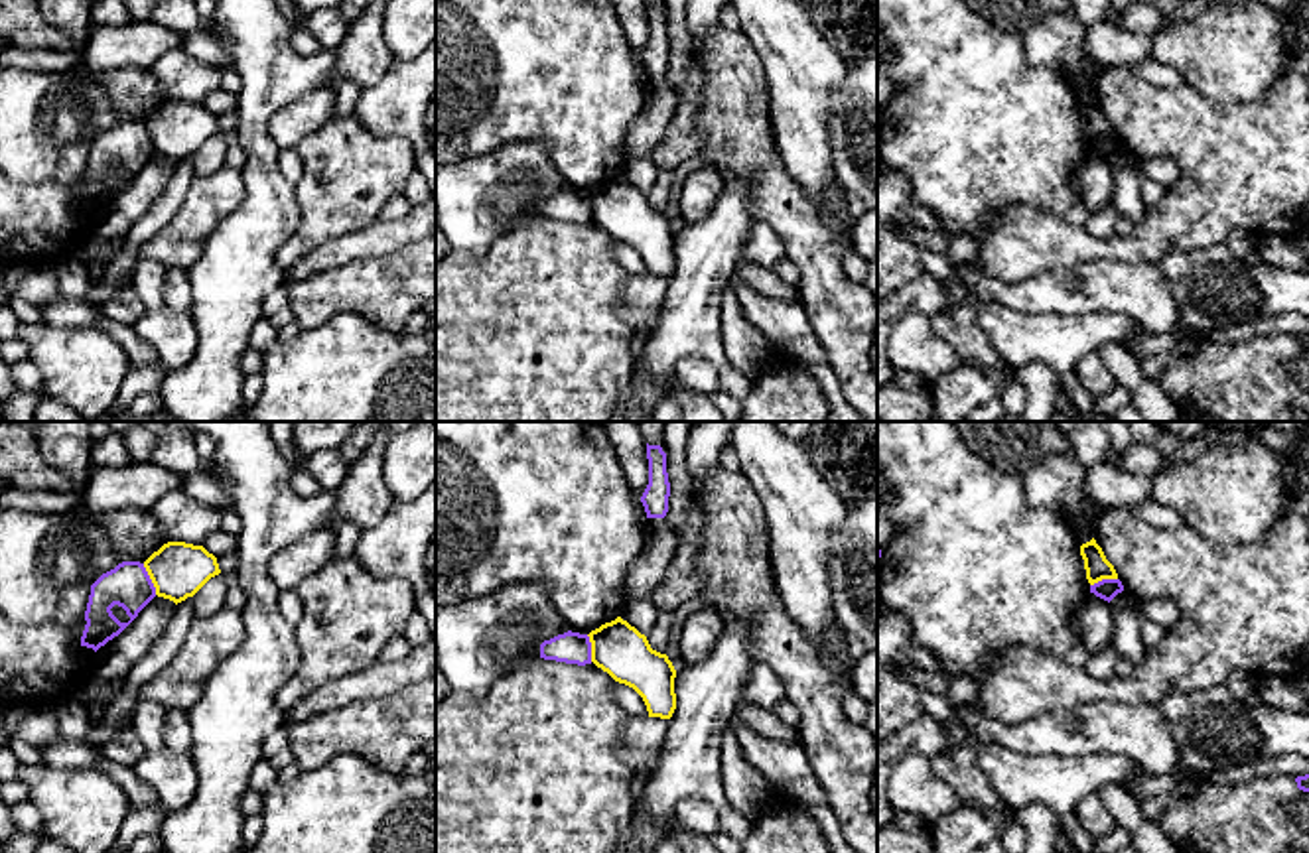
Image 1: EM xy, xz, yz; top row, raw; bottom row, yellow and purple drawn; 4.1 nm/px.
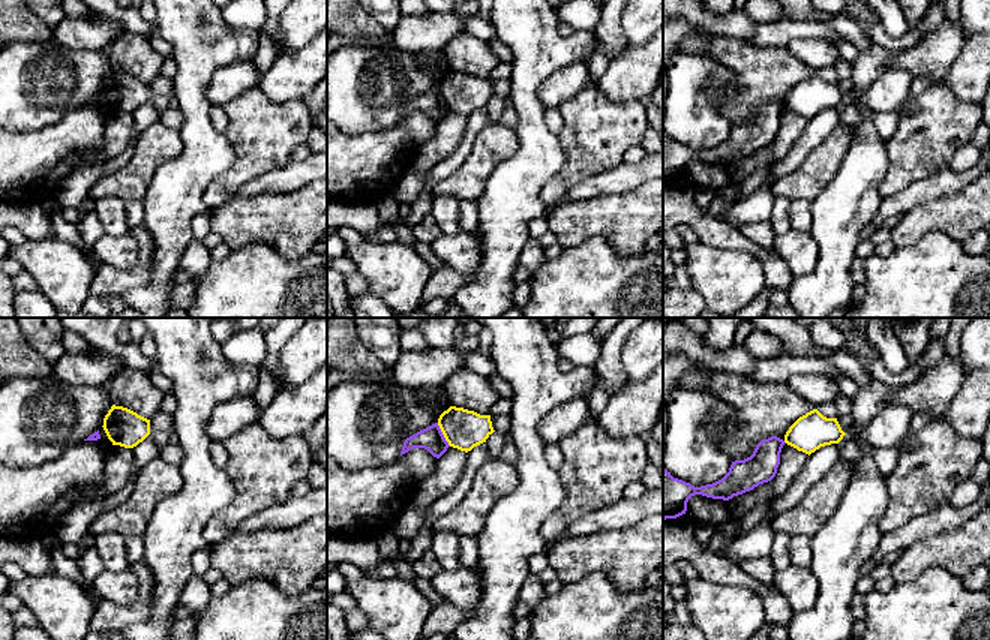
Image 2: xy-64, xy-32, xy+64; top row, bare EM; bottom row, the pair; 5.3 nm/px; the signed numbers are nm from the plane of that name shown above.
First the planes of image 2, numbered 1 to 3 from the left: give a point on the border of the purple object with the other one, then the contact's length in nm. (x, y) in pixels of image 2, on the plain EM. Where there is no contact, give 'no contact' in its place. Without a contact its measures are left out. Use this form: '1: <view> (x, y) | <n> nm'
1: no contact
2: xy-32 (443, 98) | 150 nm
3: no contact

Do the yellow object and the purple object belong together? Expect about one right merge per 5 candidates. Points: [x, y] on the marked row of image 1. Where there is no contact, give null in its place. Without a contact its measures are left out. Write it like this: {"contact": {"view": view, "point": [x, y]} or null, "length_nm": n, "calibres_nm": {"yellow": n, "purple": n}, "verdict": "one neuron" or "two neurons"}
{"contact": {"view": "xy", "point": [150, 578]}, "length_nm": 140, "calibres_nm": {"yellow": 240, "purple": 190}, "verdict": "two neurons"}

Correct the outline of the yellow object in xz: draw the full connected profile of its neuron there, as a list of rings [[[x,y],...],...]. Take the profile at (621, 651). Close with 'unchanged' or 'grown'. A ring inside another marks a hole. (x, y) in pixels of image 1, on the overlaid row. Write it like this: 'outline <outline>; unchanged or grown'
outline [[[621,617],[587,636],[591,662],[615,682],[633,688],[643,697],[649,717],[672,717],[676,670],[666,654],[653,650],[647,636]]]; unchanged

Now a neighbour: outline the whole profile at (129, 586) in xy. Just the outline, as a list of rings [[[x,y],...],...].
[[[122,561],[93,585],[85,611],[81,646],[95,652],[118,636],[156,597],[156,587],[140,561]]]

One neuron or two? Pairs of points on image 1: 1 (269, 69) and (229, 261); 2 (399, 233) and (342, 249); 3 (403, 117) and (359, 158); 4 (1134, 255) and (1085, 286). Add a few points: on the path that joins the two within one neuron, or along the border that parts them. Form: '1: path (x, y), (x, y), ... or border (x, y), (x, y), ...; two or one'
1: path (259, 117), (261, 213); one
2: path (385, 237), (355, 245); one
3: border (353, 115), (377, 134), (401, 134), (411, 142); two
4: border (1156, 262), (1087, 261), (1077, 266); two

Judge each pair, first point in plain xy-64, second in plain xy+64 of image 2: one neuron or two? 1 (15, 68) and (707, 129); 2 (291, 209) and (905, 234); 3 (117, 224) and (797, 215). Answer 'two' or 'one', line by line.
1: one
2: one
3: two

